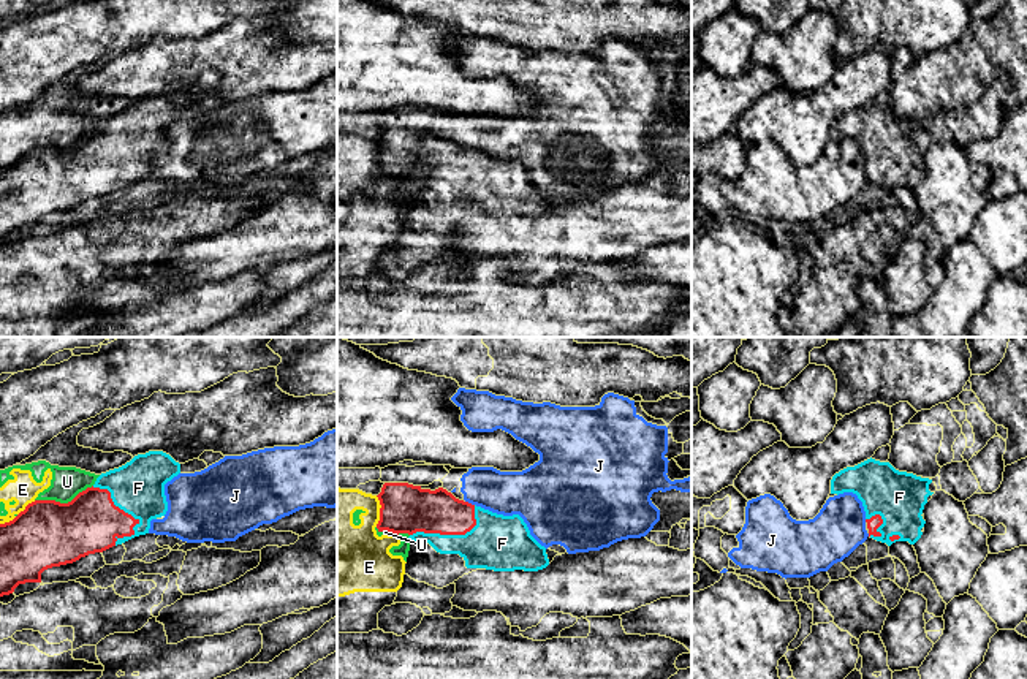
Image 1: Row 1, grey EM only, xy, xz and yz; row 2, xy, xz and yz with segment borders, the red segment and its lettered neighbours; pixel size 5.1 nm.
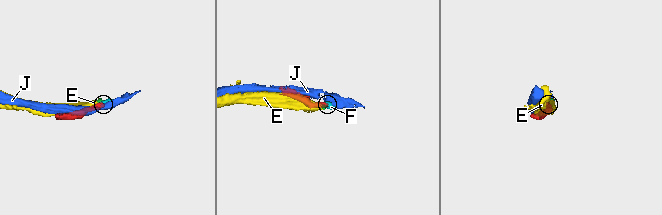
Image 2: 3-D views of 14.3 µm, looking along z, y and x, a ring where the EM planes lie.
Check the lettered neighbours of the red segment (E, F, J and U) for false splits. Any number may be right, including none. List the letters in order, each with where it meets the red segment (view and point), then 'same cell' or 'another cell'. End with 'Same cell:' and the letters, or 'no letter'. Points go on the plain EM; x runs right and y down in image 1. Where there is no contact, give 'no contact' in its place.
E: xy (18, 160) | another cell
F: xy (117, 152) | same cell
J: xz (470, 149) | another cell
U: xy (64, 149) | another cell
Same cell: F

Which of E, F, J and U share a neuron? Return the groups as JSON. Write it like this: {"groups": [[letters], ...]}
{"groups": [["E", "U"], ["F"], ["J"]]}

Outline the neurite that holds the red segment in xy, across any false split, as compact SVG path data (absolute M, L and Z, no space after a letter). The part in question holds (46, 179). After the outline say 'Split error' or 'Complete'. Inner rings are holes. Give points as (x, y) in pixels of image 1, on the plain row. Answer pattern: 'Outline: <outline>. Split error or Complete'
Outline: M163 97L135 101L125 111L101 119L92 133L71 147L35 146L13 166L0 169L0 242L19 229L41 228L41 218L103 198L149 179L150 166L168 157L165 130L180 119L180 109Z. Split error

